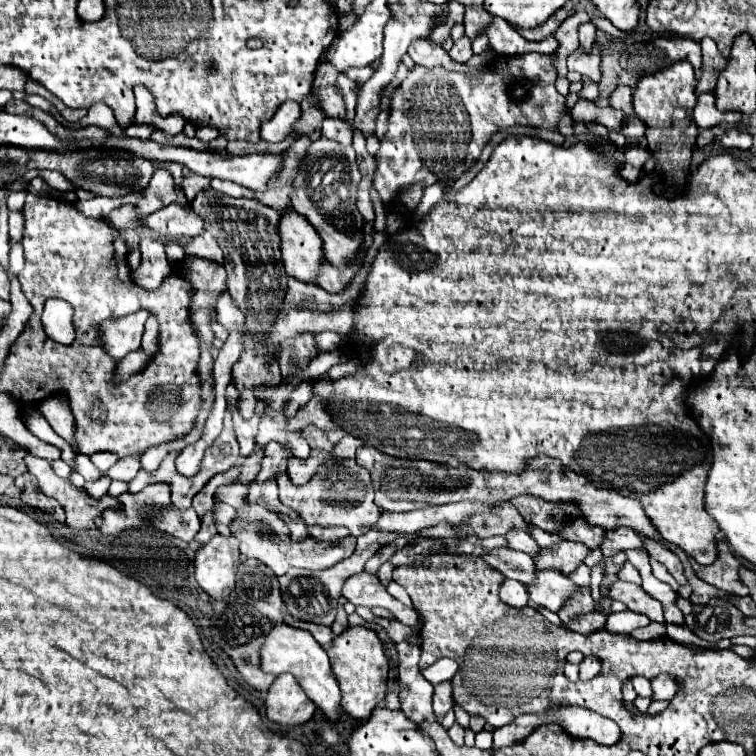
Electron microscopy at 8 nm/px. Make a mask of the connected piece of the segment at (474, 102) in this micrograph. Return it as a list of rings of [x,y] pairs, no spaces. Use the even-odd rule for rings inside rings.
[[[540,53],[498,57],[482,77],[466,77],[442,67],[426,69],[416,65],[392,95],[388,133],[376,153],[378,169],[374,187],[382,203],[385,206],[394,203],[410,185],[420,183],[426,187],[438,183],[438,177],[464,175],[498,131],[510,127],[558,131],[560,117],[566,113],[566,97],[554,87],[556,71],[550,61],[550,55]],[[520,81],[538,83],[530,91],[526,103],[512,103],[506,91]],[[468,133],[472,133],[470,143]]]

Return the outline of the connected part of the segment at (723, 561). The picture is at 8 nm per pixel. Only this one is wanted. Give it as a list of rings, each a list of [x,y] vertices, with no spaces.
[[[724,541],[718,543],[718,559],[708,565],[708,567],[702,567],[698,565],[692,557],[690,557],[690,563],[692,563],[692,569],[696,571],[696,575],[710,583],[712,587],[720,589],[720,591],[728,591],[728,593],[734,593],[734,595],[748,595],[748,589],[746,585],[742,585],[740,577],[738,577],[738,569],[740,569],[740,561],[738,557],[732,553],[730,545],[726,545]]]

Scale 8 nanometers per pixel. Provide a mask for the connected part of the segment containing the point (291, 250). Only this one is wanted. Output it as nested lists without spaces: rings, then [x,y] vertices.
[[[286,213],[280,219],[282,263],[290,277],[316,283],[324,261],[324,243],[318,231],[298,213]]]

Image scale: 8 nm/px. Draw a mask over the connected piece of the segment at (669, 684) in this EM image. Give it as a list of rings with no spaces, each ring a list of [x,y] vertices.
[[[660,675],[652,681],[652,699],[654,701],[662,701],[662,699],[670,701],[674,697],[674,693],[676,693],[676,683],[670,675]]]

